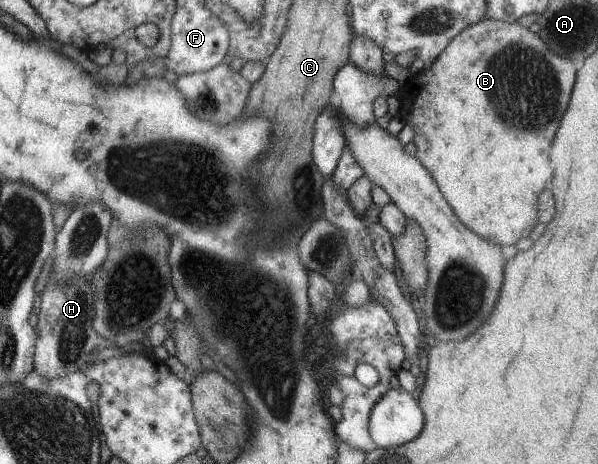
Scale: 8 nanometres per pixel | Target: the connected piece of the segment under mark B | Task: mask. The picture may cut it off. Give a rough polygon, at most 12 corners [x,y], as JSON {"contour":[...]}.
{"contour":[[487,18],[411,75],[416,159],[528,237],[576,67]]}

